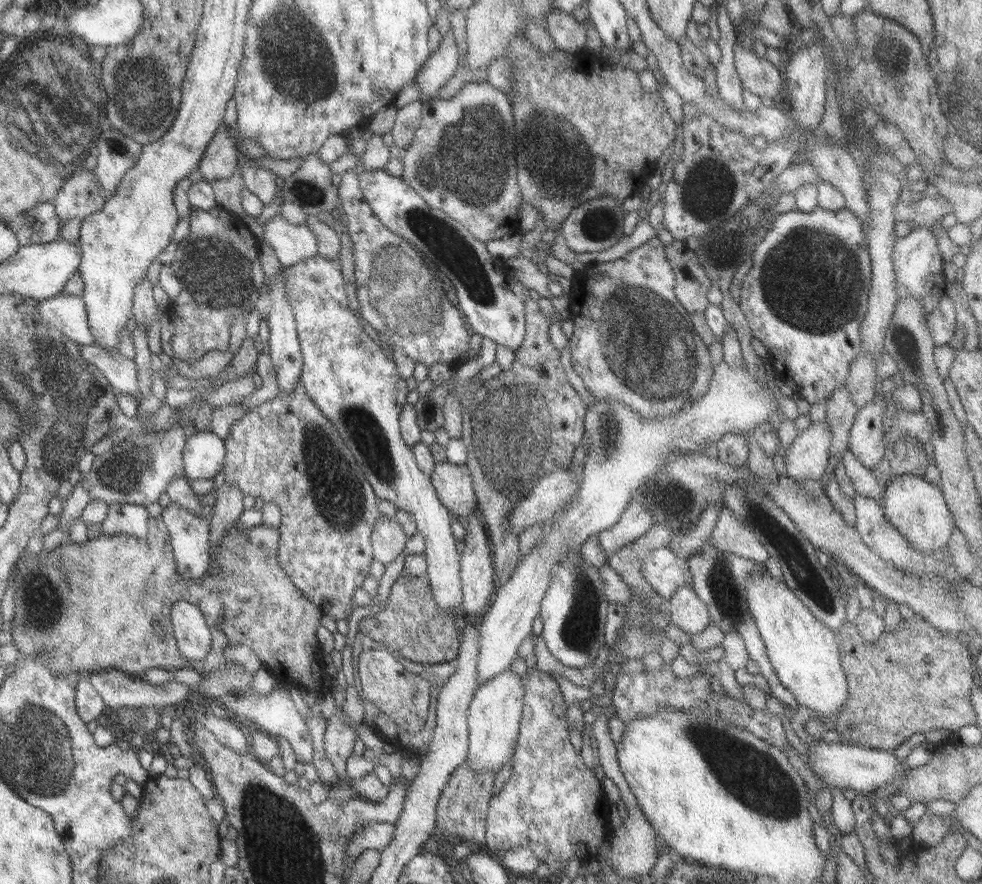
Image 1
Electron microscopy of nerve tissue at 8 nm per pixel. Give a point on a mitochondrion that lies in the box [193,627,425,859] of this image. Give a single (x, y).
(261, 811)

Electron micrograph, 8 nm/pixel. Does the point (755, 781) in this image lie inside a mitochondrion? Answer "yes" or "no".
yes

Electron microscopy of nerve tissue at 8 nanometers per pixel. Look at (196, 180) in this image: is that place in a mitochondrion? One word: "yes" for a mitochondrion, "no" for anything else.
no

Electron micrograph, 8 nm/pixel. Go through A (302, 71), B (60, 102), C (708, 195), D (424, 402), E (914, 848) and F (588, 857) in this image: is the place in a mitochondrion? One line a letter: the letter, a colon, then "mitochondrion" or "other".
A: mitochondrion
B: mitochondrion
C: mitochondrion
D: other
E: other
F: other

